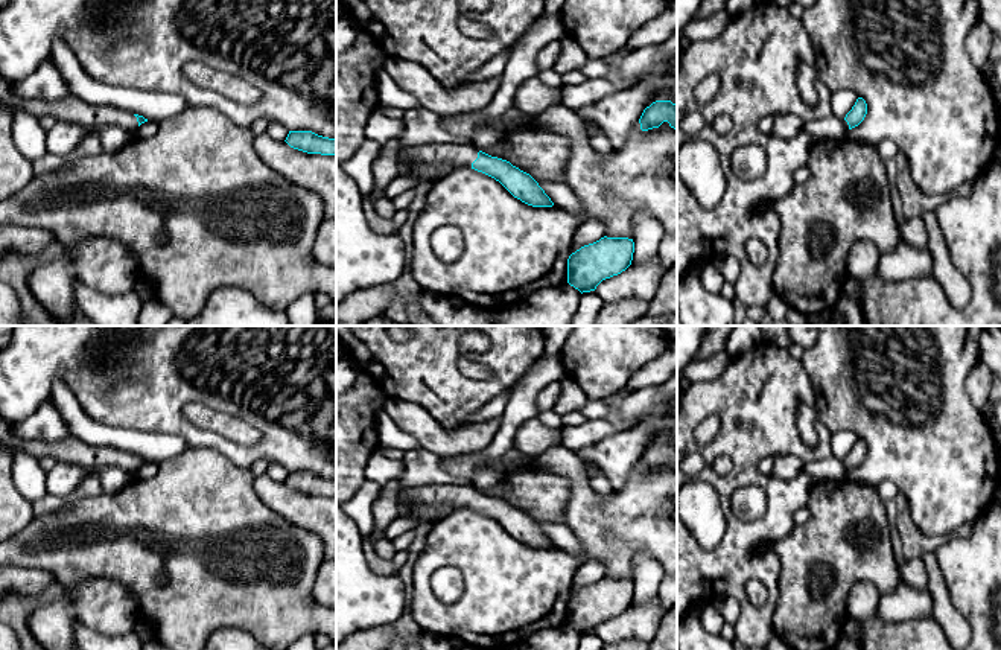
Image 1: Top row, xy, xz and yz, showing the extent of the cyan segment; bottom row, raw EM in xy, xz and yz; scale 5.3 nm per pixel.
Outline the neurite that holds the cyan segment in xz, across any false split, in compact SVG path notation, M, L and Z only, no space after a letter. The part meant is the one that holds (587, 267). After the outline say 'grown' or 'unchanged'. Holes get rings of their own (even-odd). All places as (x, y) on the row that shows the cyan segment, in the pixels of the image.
M601 237L584 245L567 259L567 283L583 292L625 271L633 260L634 242L628 237Z; unchanged

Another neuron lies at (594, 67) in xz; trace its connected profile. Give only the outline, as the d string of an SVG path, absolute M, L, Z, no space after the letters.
M589 58L586 64L580 67L580 70L587 78L609 78L610 67L602 59Z

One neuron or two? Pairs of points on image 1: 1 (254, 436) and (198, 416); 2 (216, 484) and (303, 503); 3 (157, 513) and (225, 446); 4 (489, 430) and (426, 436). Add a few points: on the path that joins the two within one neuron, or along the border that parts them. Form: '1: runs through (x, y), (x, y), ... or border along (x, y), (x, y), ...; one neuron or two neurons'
1: runs through (241, 433), (212, 420); one neuron
2: border along (253, 478), (254, 493), (282, 516); two neurons
3: border along (189, 446), (212, 448), (236, 466), (248, 469); two neurons
4: runs through (473, 437), (441, 437); one neuron

